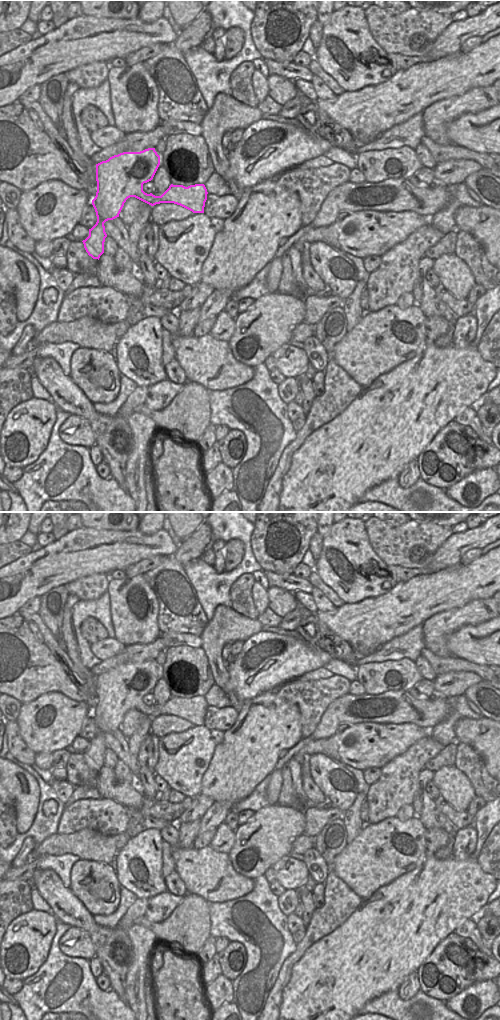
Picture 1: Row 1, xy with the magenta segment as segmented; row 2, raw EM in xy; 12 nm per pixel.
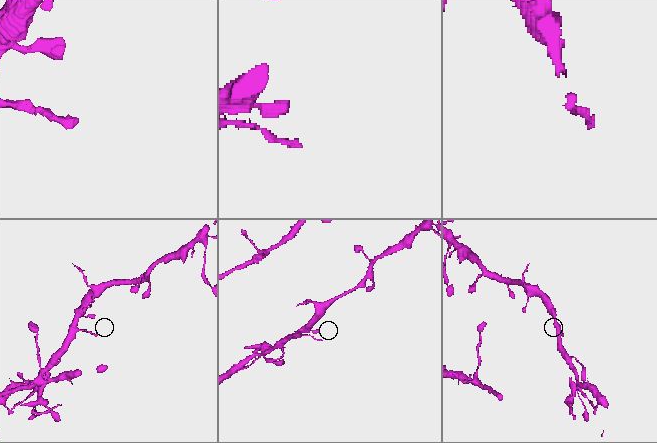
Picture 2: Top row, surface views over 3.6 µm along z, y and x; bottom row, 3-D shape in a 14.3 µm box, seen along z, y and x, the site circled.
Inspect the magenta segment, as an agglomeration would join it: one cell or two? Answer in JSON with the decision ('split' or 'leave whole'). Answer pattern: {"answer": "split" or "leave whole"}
{"answer": "leave whole"}

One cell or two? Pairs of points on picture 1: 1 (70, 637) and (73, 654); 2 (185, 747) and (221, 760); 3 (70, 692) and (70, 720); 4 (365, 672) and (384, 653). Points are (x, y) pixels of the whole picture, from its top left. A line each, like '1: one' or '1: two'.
1: one
2: two
3: two
4: two

